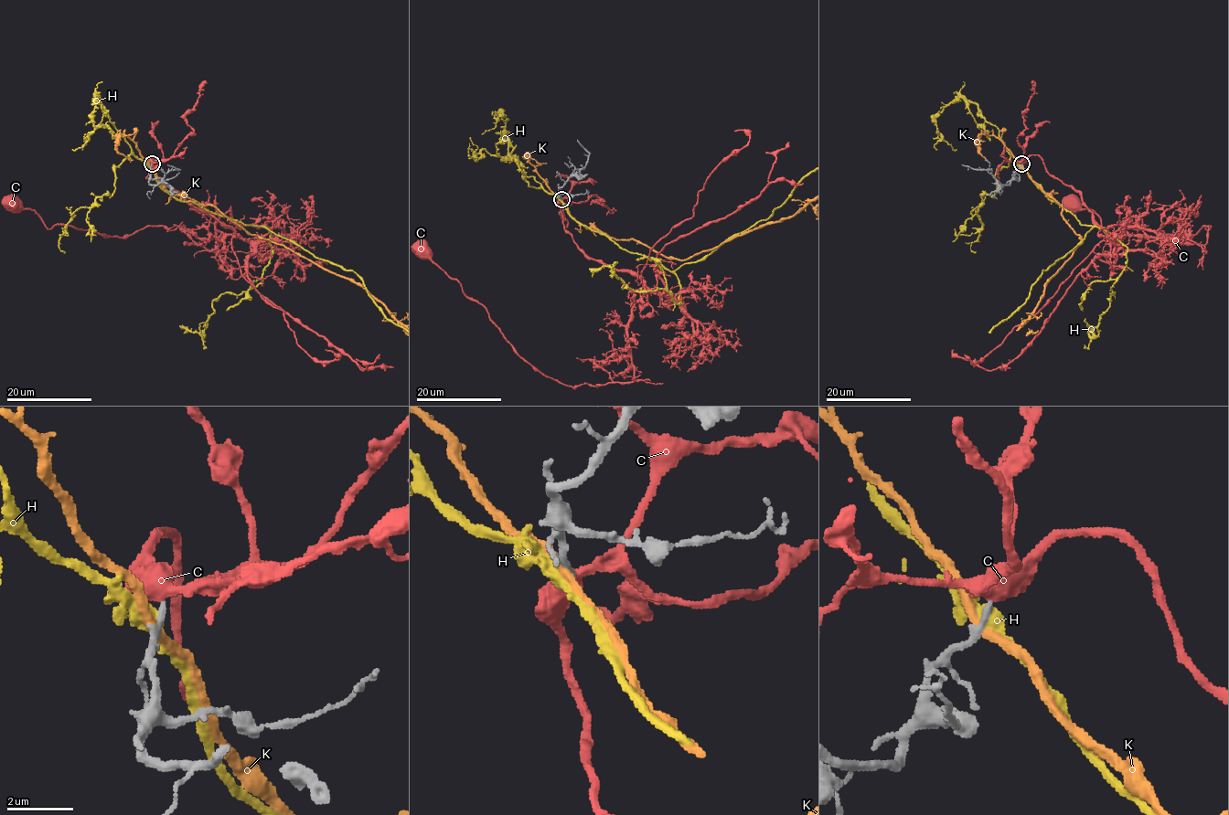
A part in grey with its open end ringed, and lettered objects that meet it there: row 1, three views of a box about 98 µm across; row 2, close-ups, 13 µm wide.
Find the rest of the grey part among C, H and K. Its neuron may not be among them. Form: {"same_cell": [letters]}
{"same_cell": []}

